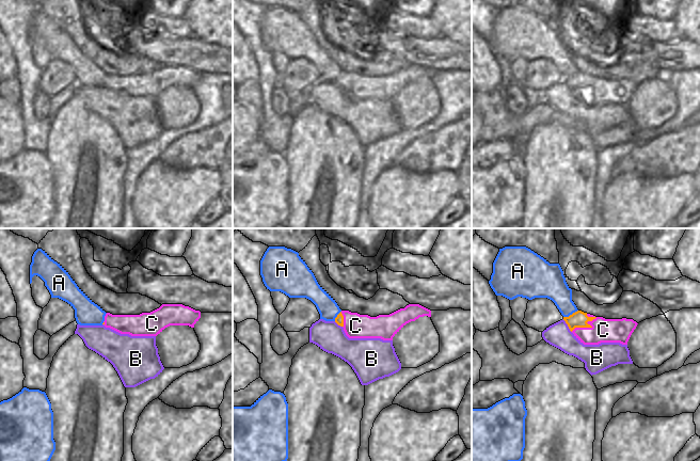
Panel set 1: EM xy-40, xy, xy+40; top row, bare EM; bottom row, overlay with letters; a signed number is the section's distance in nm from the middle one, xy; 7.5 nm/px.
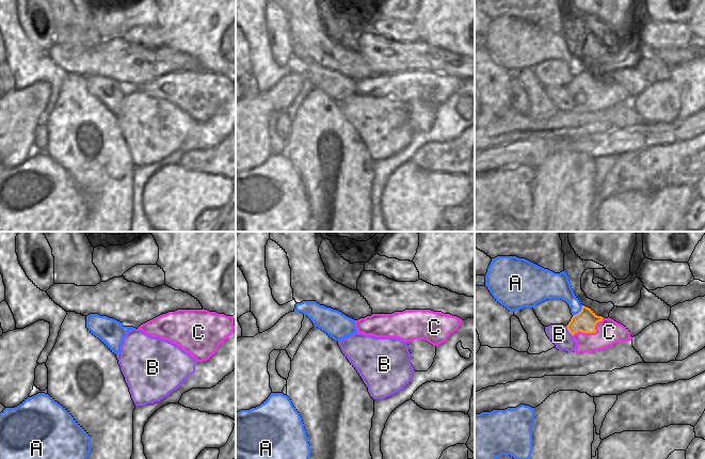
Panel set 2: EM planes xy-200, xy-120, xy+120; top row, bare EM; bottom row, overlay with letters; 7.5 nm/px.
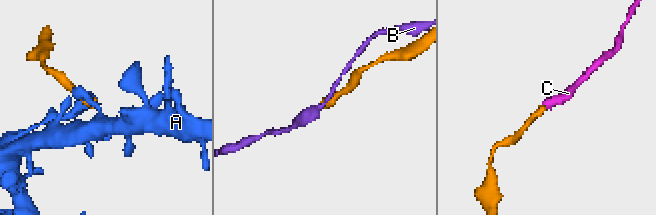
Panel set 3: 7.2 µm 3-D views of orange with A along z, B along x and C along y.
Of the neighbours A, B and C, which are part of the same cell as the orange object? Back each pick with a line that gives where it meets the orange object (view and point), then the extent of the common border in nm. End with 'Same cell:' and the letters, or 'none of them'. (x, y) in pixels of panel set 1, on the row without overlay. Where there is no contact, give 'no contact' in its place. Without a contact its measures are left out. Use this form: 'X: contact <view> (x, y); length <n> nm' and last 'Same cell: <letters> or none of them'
C: contact xy+40 (587, 88); length 220 nm
Same cell: C

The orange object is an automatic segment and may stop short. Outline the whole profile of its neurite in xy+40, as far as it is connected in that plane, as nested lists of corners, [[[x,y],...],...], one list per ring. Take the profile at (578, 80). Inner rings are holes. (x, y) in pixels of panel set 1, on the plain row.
[[[577,71],[569,78],[563,78],[570,92],[584,106],[599,106],[601,104],[627,102],[637,88],[633,80],[605,80]]]

